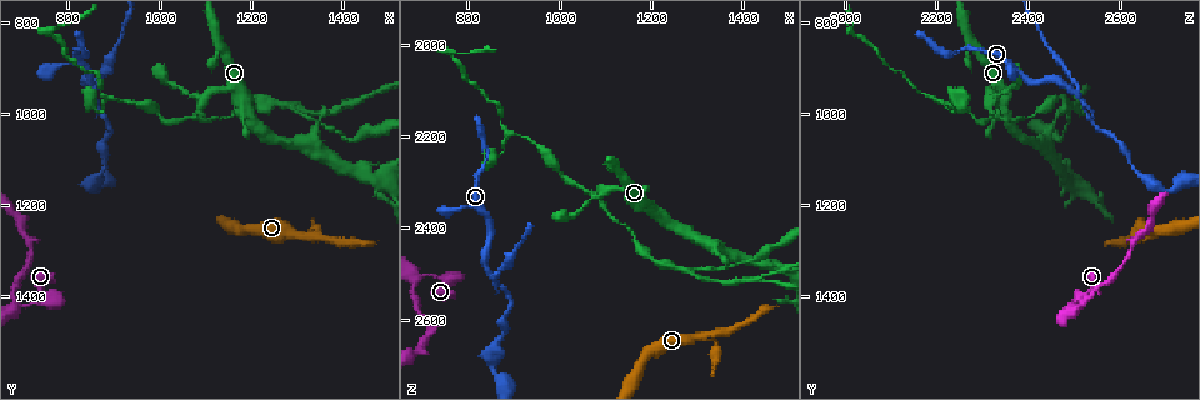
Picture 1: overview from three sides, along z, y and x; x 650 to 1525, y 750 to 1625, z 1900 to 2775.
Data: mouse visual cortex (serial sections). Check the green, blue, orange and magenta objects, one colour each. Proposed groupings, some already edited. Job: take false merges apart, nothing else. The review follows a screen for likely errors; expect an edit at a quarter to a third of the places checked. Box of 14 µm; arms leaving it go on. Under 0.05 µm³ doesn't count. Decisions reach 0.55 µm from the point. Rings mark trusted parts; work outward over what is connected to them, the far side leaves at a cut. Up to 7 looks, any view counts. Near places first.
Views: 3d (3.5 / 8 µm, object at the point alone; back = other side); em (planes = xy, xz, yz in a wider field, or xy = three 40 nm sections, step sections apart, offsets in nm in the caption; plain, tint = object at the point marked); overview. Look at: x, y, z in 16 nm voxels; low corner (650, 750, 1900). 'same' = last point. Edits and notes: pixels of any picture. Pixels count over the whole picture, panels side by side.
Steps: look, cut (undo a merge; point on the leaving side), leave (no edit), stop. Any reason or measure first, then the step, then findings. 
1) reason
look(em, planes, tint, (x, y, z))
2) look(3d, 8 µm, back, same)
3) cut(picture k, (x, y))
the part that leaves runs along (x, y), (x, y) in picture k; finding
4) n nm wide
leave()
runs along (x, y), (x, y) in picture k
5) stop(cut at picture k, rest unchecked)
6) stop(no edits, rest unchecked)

three-way junction
look(3d, 3.5 µm, (1080, 1005, 2325))

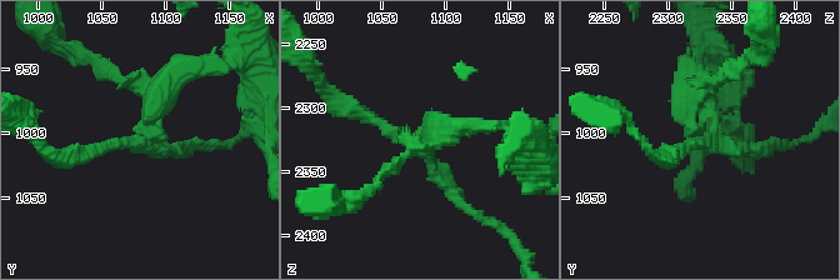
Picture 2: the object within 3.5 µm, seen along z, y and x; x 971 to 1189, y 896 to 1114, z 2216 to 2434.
3 arms; arms of 150, 200, 350 nm
look(em, xy, step 2, tint, (1078, 1006, 2332))

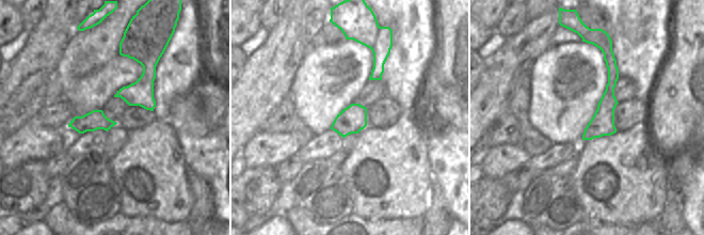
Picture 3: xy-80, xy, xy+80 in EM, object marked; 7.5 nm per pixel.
cut(picture 2, (441, 183))
the part that leaves runs along (455, 129), (420, 148), (443, 183) in picture 2; two cells meet here

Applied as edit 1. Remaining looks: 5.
look(overview)

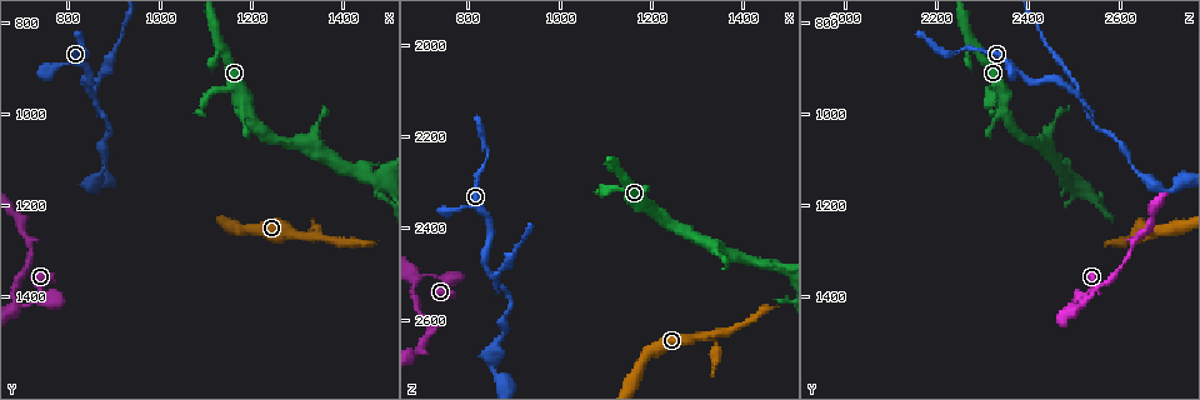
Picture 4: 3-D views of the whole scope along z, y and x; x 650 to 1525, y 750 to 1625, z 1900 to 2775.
sharp bend
look(3d, 3.5 µm, (1330, 1265, 2640))

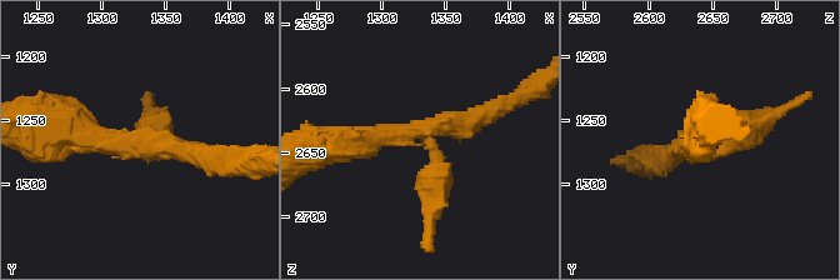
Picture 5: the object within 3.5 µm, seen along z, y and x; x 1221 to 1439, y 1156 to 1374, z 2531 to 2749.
3 arms; arms of 300, 350, 350 nm; shape alone is not enough
look(em, xy, step 1, tint, (1328, 1266, 2634))

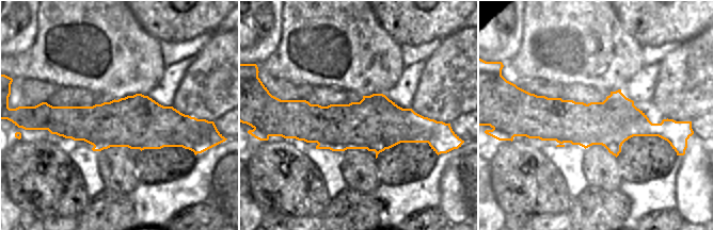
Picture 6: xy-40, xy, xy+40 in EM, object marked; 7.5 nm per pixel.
cut(picture 5, (155, 116))
the part that leaves runs along (426, 141), (434, 154), (426, 240) in picture 5; a second cell is stuck on

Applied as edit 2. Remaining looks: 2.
three-way junction
look(3d, 3.5 µm, (850, 955, 2500))

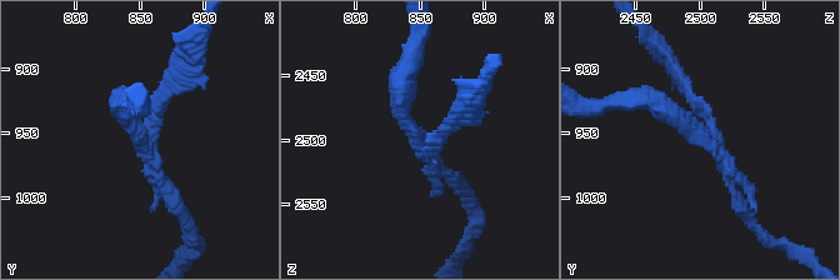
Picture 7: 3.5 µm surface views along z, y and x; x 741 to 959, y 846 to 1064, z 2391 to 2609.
shape alone is not enough
look(em, xy, step 2, tint, (852, 954, 2506))

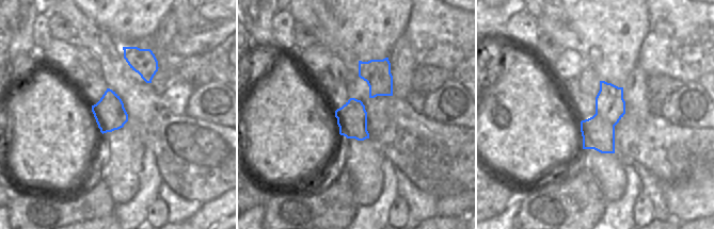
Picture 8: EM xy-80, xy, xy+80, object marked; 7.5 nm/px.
cut(picture 7, (163, 95))
two cells meet here

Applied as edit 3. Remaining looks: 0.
stop(cut at picture 2, cut at picture 5, cut at picture 7, rest unchecked)

